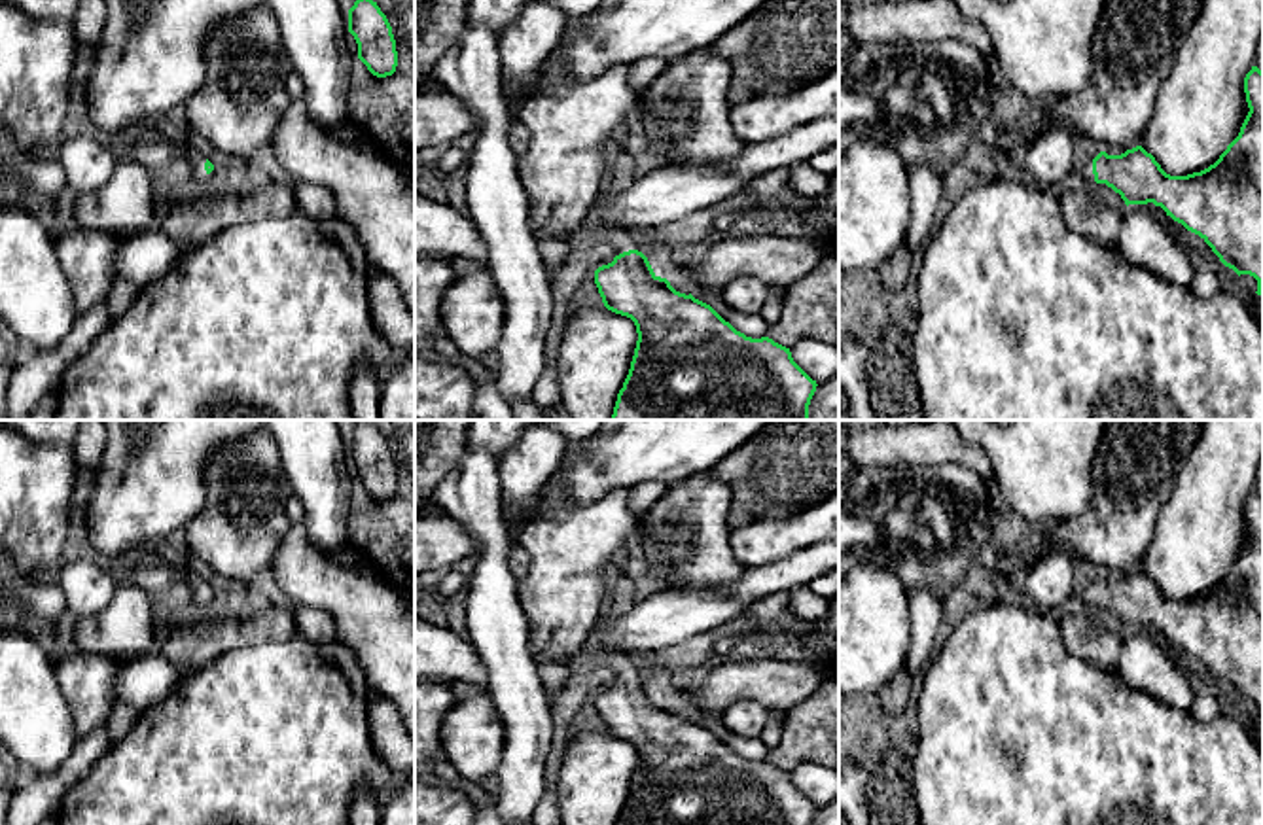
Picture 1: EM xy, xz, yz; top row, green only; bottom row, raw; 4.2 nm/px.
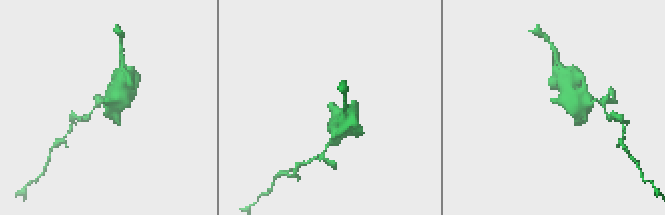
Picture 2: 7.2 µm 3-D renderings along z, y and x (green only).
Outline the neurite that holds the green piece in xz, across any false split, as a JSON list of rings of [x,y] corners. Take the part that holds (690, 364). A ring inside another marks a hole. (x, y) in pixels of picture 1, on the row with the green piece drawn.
[[[589,219],[566,242],[572,252],[591,250],[600,244],[614,248],[614,261],[595,271],[595,284],[604,307],[631,318],[636,325],[634,356],[617,394],[612,420],[810,420],[809,405],[818,384],[793,361],[790,348],[769,337],[746,337],[710,305],[691,293],[676,291],[667,278],[653,272],[648,257],[640,252],[634,233]]]

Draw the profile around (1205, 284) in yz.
[[[1212,269],[1204,272],[1197,272],[1189,284],[1189,290],[1201,299],[1214,297],[1218,291],[1223,290],[1221,272],[1216,272]]]

